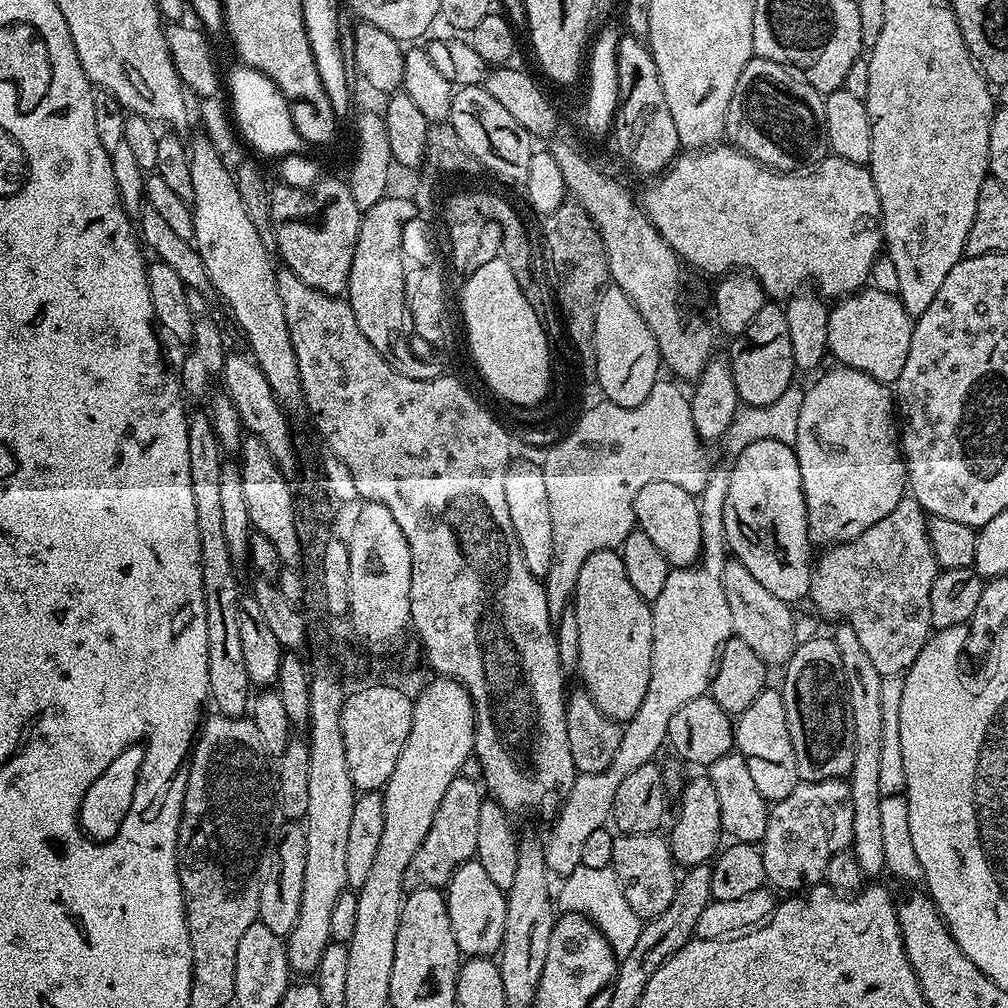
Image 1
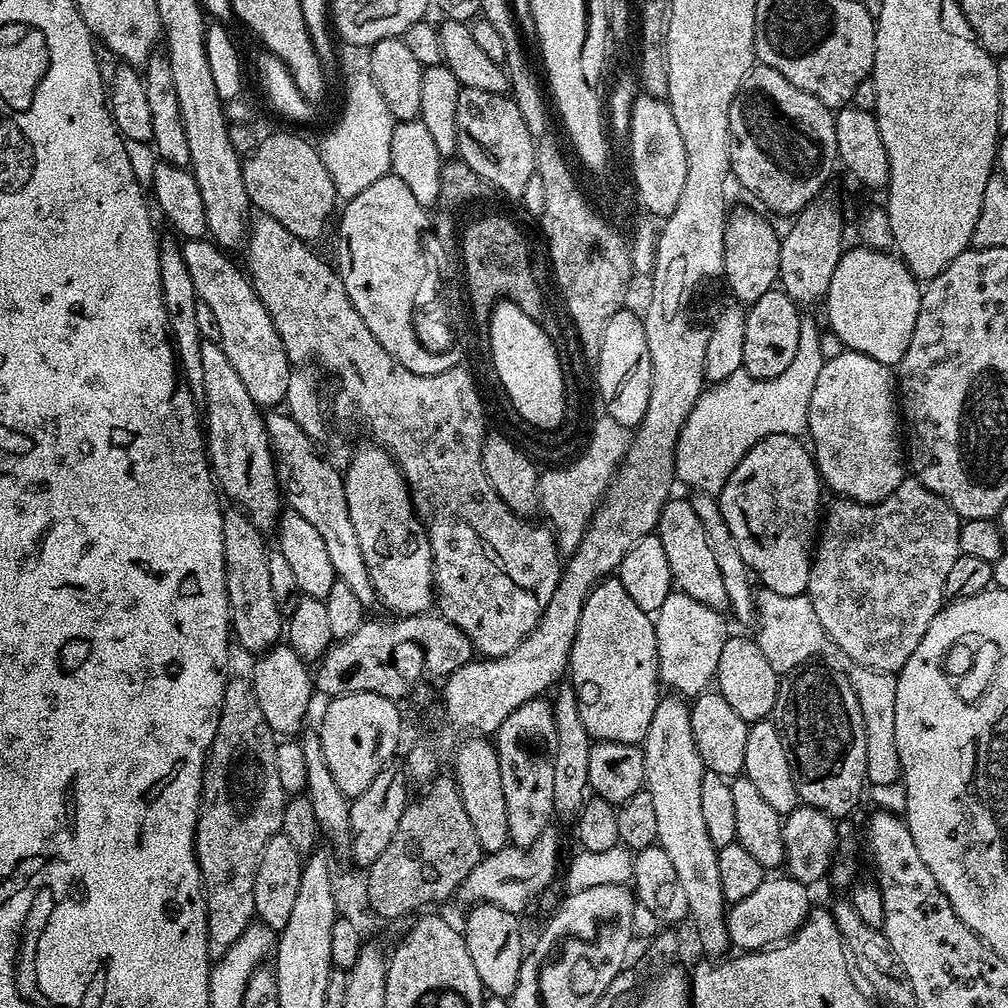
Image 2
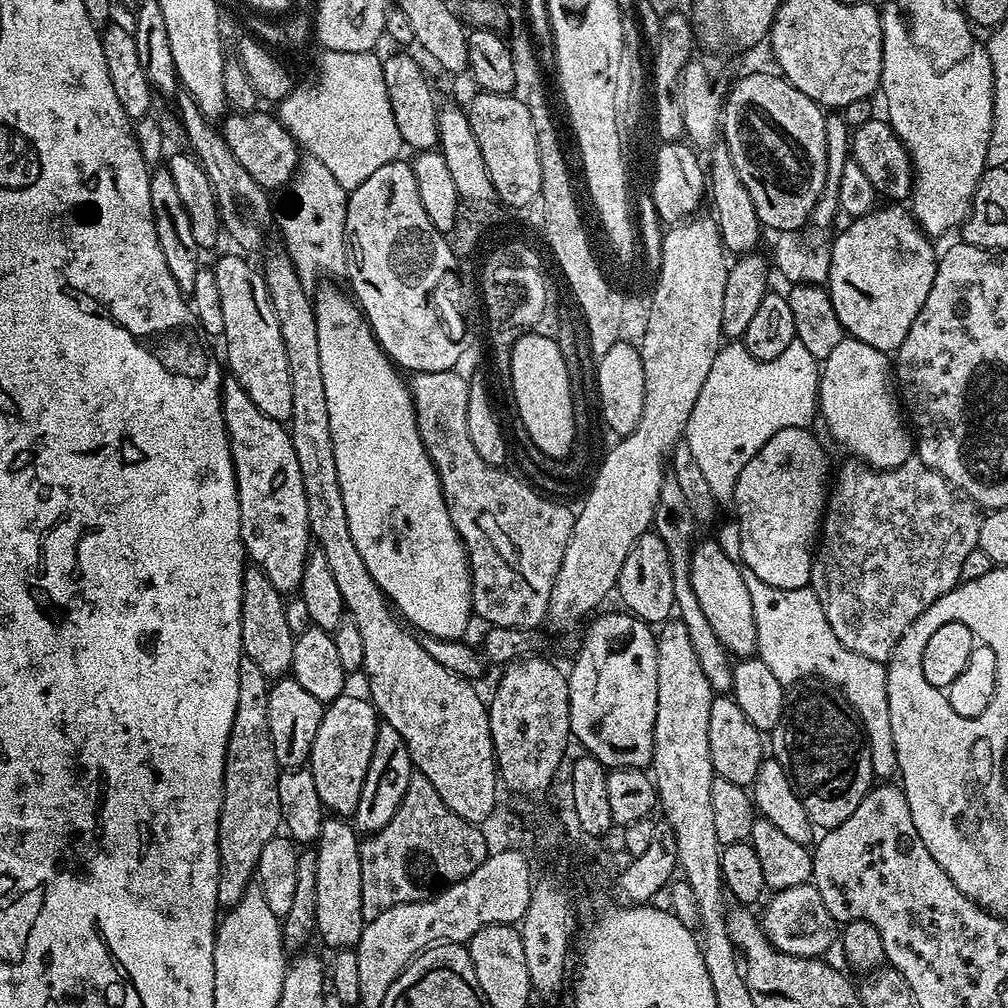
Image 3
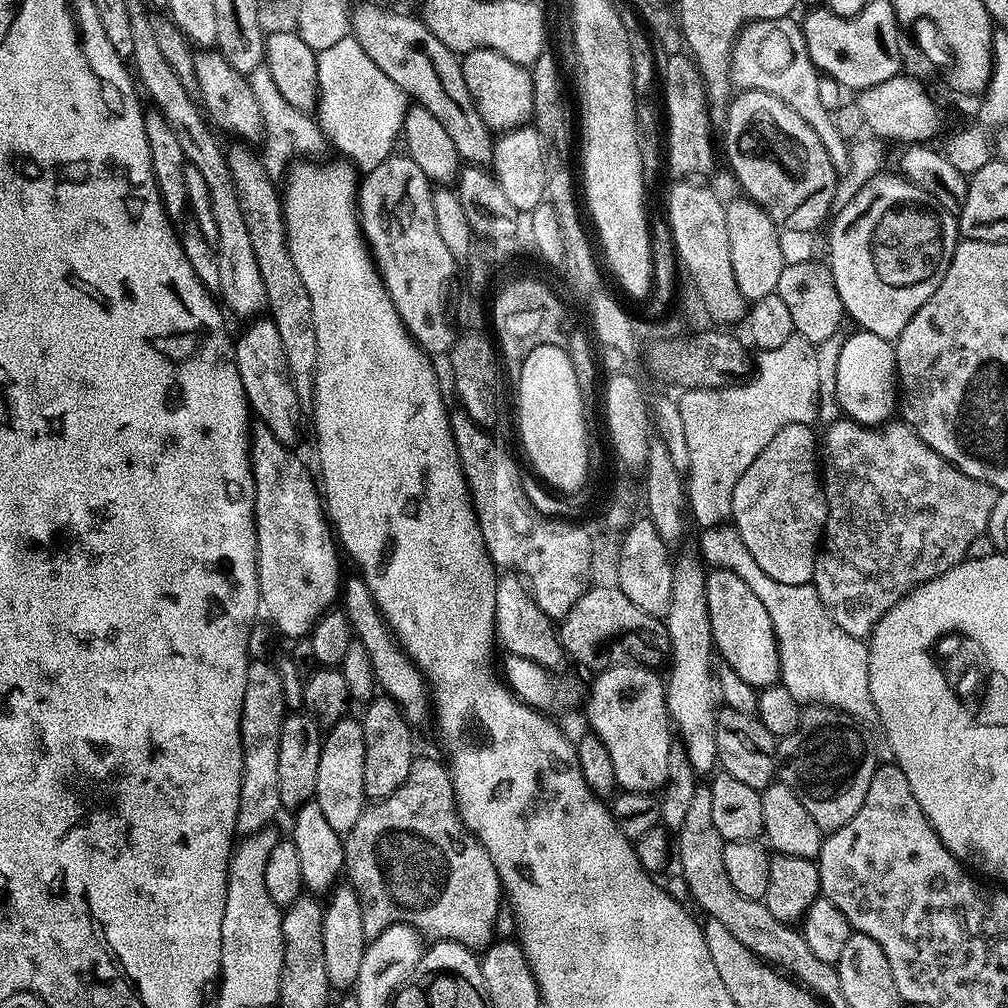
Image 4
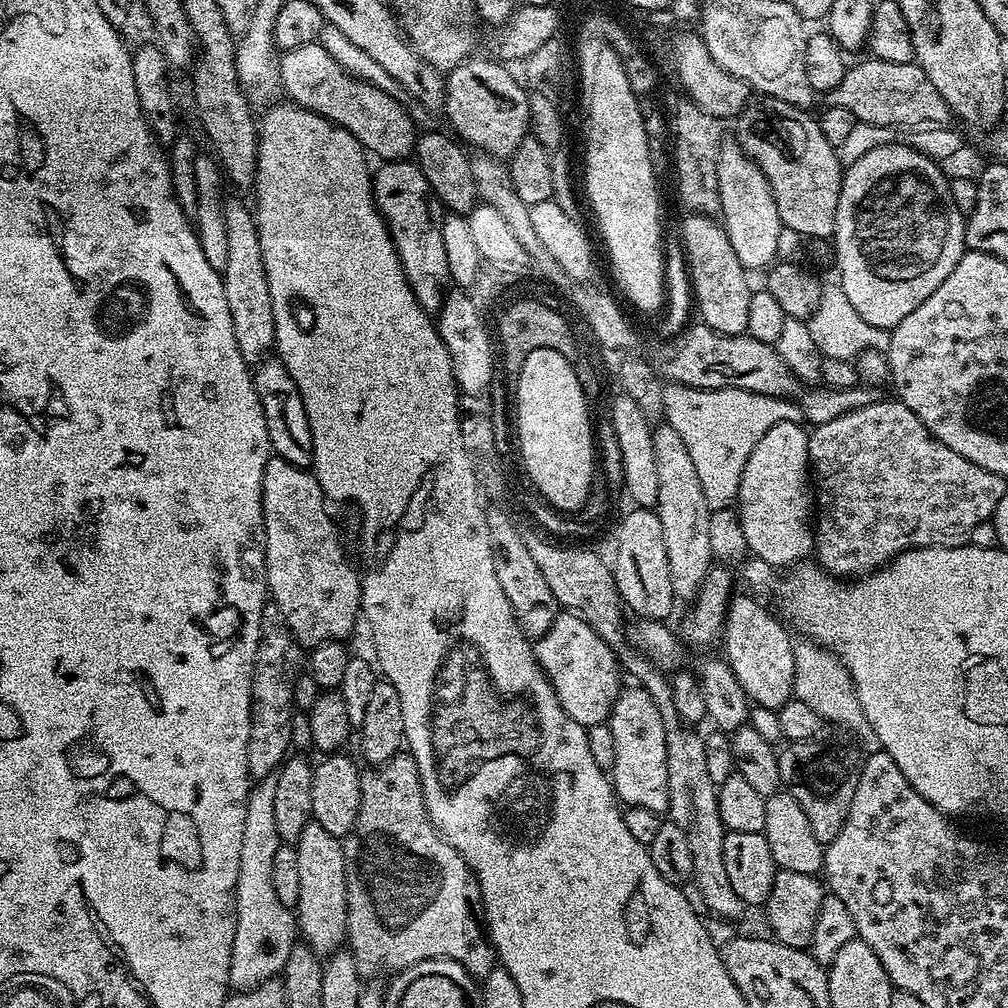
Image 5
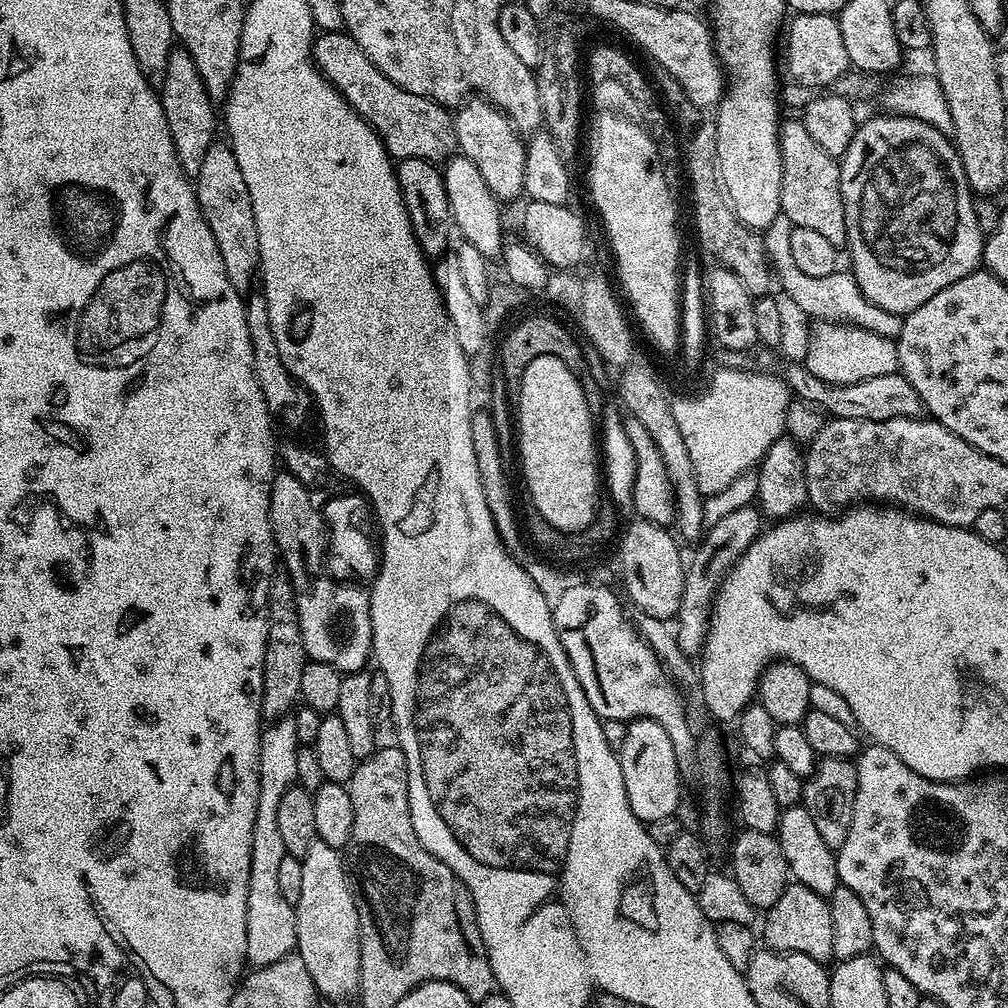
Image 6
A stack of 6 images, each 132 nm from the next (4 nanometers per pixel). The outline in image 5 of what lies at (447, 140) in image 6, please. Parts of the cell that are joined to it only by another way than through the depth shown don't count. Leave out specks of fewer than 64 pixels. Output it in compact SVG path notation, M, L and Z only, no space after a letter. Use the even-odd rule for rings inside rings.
M318 42L298 44L285 52L288 53L278 60L280 82L293 103L346 129L373 157L381 156L381 161L400 162L413 155L418 139L416 124L393 93L384 92L378 86L353 76Z

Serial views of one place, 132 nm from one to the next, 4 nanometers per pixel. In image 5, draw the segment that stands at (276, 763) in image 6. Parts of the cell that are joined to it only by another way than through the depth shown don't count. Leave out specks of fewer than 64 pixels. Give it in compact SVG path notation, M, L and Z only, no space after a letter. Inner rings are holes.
M264 778L259 782L251 785L248 794L248 805L246 806L246 827L242 829L242 851L238 857L238 882L236 883L236 929L234 930L234 950L230 958L230 978L229 985L236 990L247 990L249 988L257 988L262 982L279 977L286 966L286 958L290 958L290 950L298 943L298 925L293 909L282 906L282 901L278 898L278 893L274 891L273 881L273 863L274 853L277 852L278 846L281 844L280 835L278 834L278 825L274 822L274 786L275 779Z

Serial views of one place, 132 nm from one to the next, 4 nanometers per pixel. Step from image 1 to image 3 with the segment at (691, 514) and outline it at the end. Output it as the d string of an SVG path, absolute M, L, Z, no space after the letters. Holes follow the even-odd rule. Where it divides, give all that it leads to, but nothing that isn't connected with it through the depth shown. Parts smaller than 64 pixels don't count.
M700 540L692 549L689 576L690 585L694 588L702 612L706 614L707 621L725 651L736 658L751 657L756 651L754 606L750 606L750 590L746 590L746 582L742 582L740 564L726 558L719 543Z

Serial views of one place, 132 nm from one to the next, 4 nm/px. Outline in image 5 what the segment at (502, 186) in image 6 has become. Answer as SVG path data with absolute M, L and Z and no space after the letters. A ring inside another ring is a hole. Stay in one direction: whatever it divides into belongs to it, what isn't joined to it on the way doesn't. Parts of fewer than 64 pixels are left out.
M469 58L451 69L444 81L442 108L448 111L451 131L465 145L473 144L476 150L489 156L508 158L529 135L530 109L525 85L518 79L517 73L515 76L510 69L499 64L499 59L496 60Z

